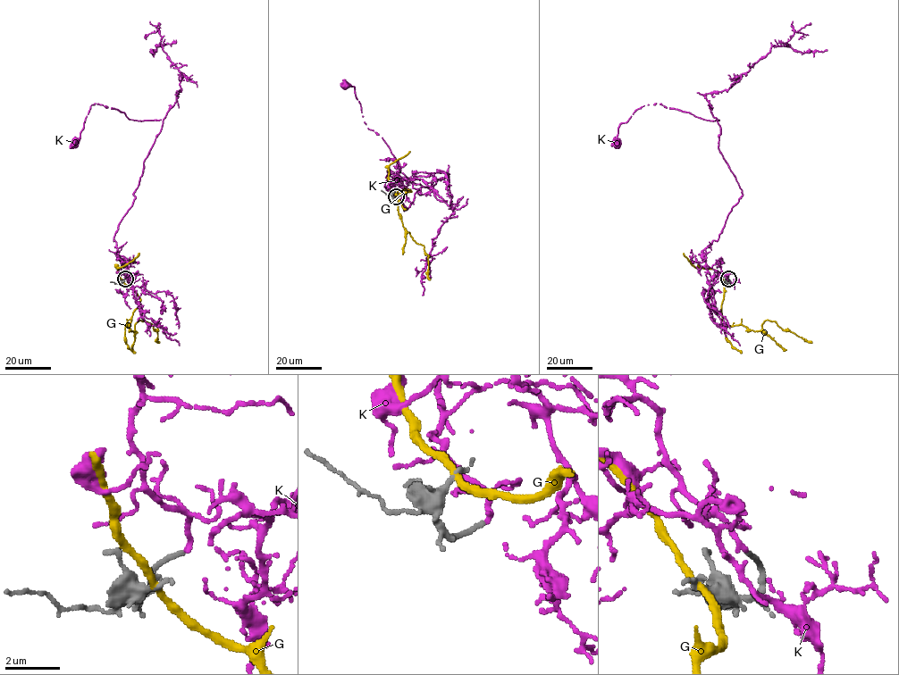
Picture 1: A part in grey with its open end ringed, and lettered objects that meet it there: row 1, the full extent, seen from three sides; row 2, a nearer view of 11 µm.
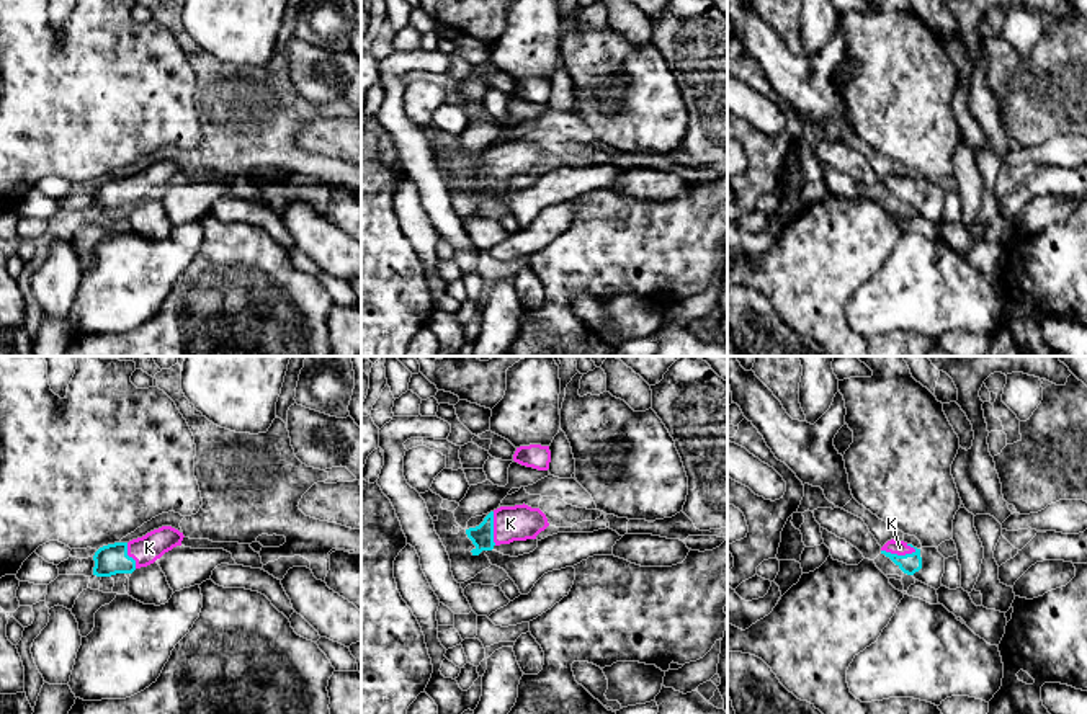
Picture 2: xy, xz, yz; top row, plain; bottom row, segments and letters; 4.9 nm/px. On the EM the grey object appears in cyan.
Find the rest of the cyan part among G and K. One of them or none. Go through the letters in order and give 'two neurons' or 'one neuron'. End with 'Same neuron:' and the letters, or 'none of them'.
G: two neurons
K: one neuron
Same neuron: K

